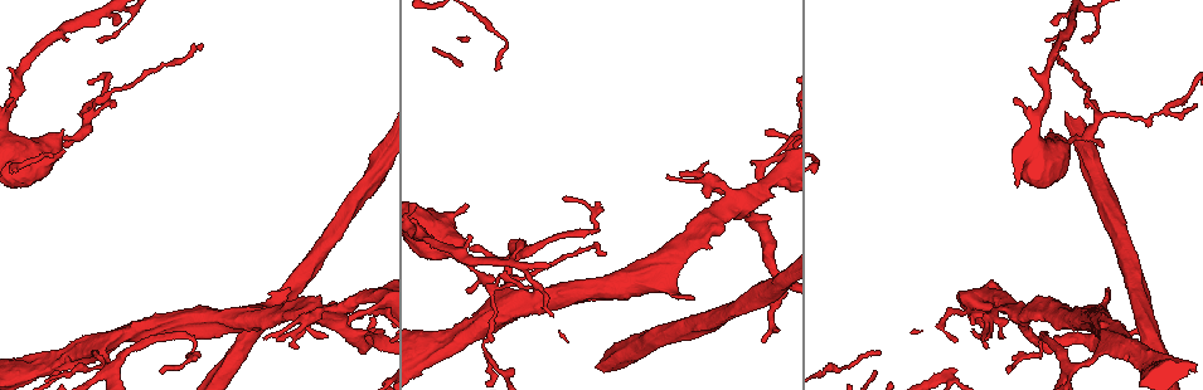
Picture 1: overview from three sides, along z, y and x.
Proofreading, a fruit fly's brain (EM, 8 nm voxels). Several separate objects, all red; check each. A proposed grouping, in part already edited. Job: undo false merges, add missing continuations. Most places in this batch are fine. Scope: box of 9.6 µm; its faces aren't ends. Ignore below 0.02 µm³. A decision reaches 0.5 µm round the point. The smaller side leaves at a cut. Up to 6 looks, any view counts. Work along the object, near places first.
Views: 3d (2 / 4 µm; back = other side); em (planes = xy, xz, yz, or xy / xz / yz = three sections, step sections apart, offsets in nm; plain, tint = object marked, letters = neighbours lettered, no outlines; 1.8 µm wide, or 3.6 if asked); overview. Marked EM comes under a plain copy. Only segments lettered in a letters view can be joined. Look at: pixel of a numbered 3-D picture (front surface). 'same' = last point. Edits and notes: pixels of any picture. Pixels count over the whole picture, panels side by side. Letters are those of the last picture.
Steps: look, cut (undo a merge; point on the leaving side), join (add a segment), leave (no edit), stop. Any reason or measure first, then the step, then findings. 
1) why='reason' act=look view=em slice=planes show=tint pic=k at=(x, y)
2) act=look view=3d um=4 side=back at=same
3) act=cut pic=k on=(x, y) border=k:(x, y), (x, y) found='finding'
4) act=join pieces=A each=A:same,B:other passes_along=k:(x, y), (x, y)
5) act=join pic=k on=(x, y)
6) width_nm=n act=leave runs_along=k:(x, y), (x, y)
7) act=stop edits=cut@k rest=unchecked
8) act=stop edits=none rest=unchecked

why='thick turns thin' act=look view=3d um=4 pic=1 at=(781, 146)

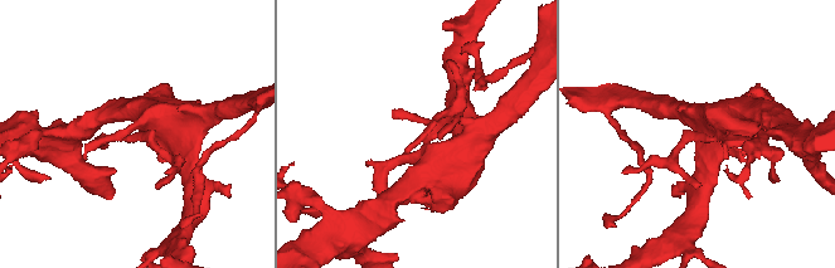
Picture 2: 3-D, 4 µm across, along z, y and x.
act=look view=em slice=planes show=letters pic=2 at=(420, 140)

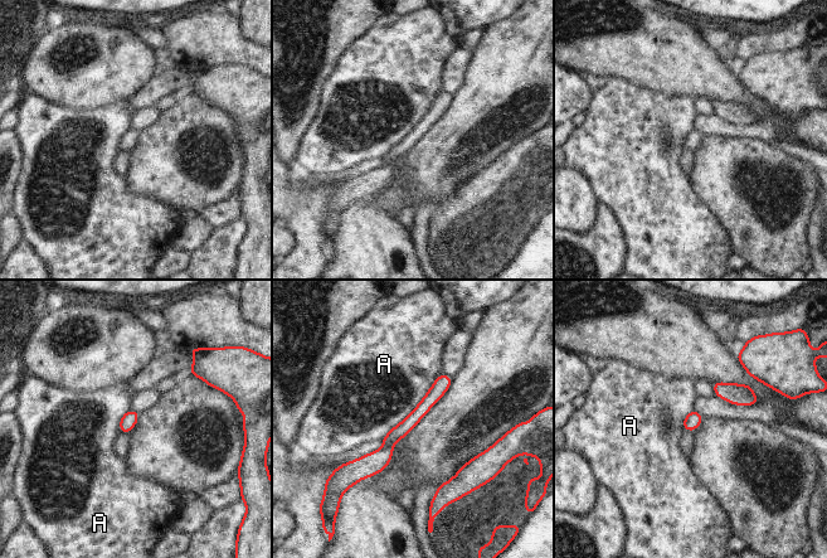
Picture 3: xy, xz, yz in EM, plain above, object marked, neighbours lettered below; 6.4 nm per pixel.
width_nm=90 act=leave each=A:other border=3:(442, 373), (423, 398), (382, 438) found='all the same cell'

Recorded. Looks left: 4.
why='abrupt turn' act=look view=em um=3.6 slice=planes show=letters pic=1 at=(738, 212)

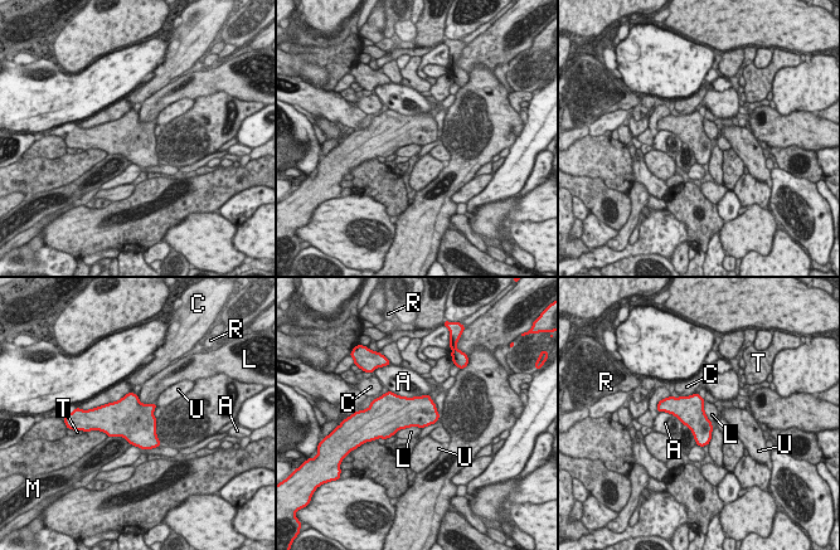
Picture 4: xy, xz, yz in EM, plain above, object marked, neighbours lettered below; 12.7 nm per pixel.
longest_contact=A:550nm act=leave each=A:other,C:other,L:other,M:other,R:other,T:other,U:other border=4:(421, 427), (399, 428), (393, 434) found='one cell here'

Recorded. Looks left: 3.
why='four arms meet' act=look view=3d um=2 pic=1 at=(106, 367)

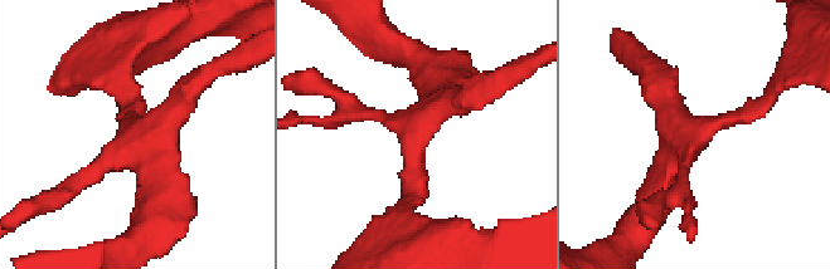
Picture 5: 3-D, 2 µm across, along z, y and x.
arms=4 why='shape alone is not enough' act=look view=em slice=planes show=tint pic=5 at=(697, 127)

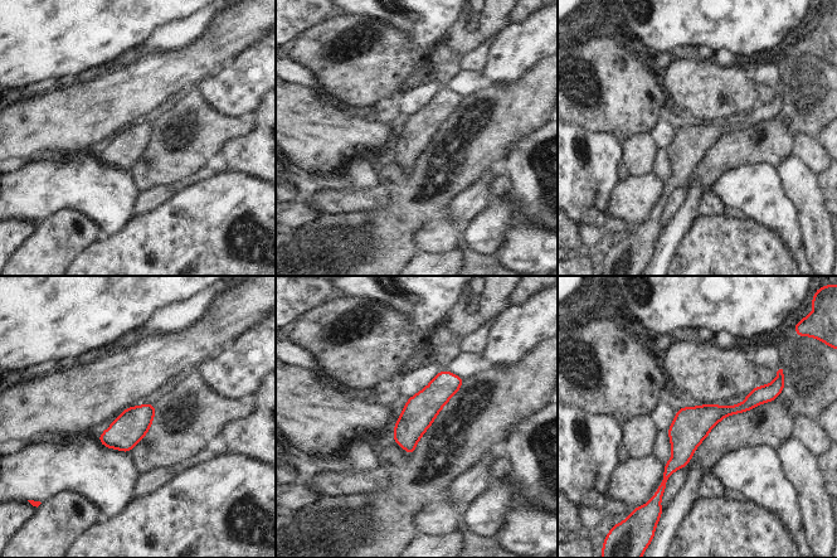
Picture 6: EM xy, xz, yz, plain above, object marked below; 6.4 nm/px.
why='what lies round it' act=look view=em slice=planes show=letters at=same

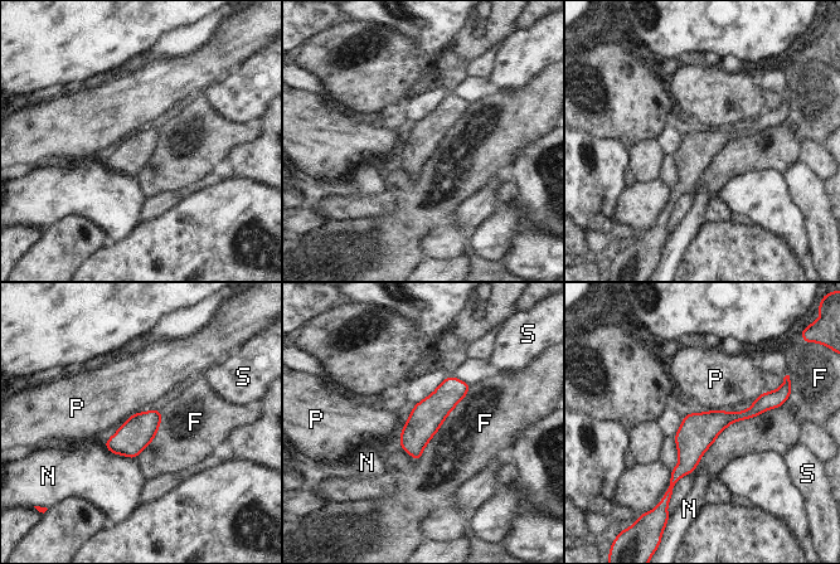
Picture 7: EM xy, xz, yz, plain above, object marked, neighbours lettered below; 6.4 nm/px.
act=leave each=F:other,N:other,P:other,S:other border=7:(763, 390), (756, 399) found='all the same cell'

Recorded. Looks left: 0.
act=stop edits=none rest=unchecked

